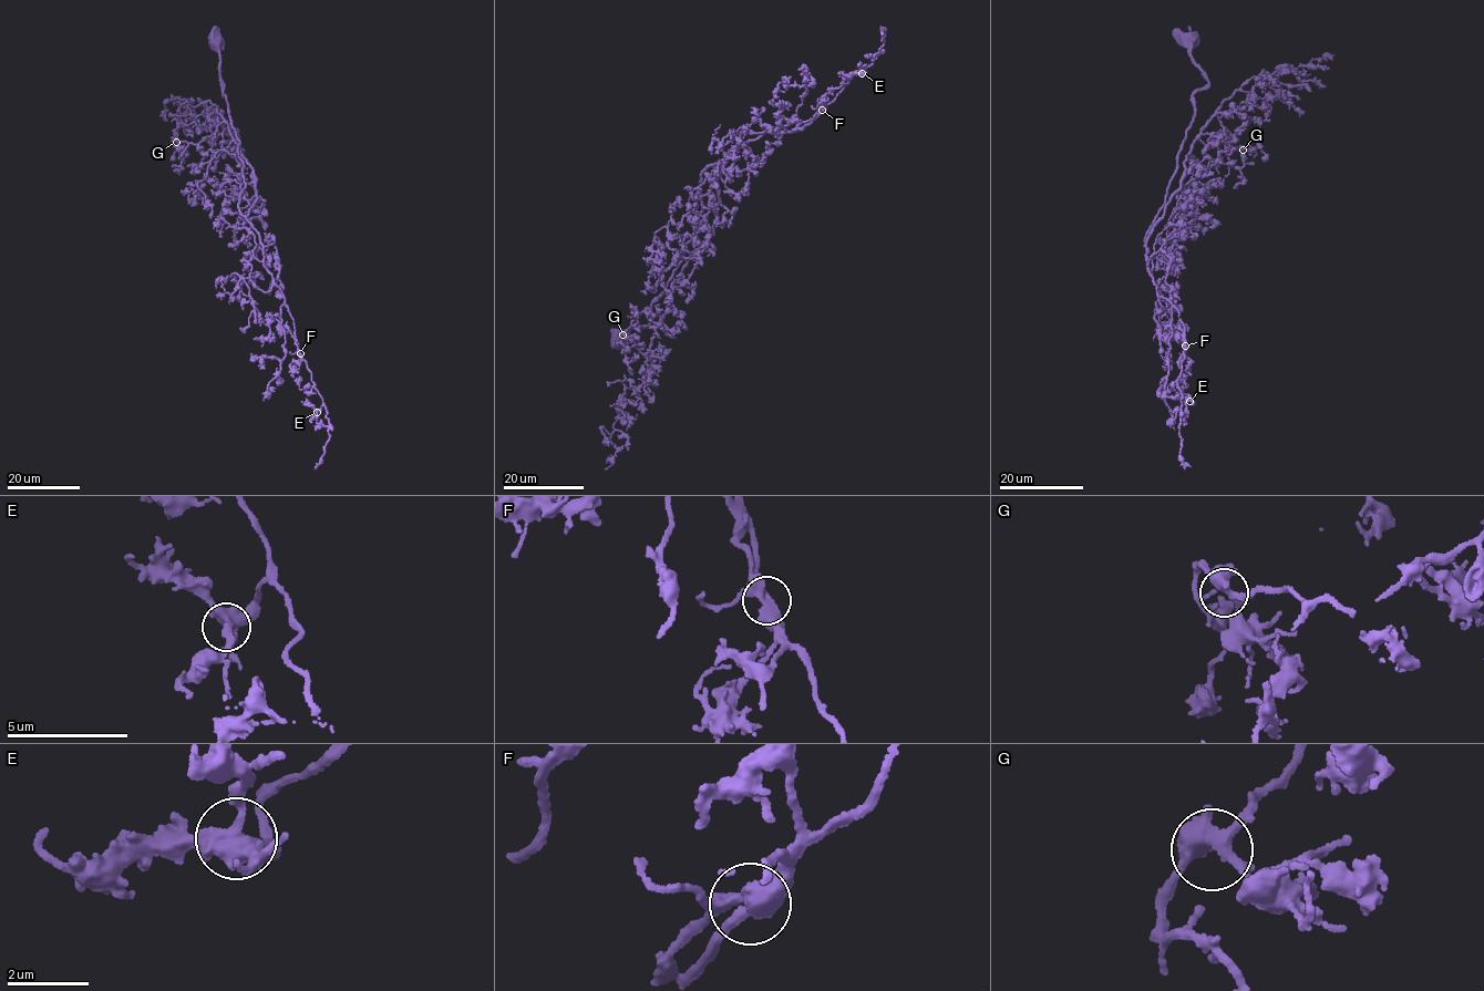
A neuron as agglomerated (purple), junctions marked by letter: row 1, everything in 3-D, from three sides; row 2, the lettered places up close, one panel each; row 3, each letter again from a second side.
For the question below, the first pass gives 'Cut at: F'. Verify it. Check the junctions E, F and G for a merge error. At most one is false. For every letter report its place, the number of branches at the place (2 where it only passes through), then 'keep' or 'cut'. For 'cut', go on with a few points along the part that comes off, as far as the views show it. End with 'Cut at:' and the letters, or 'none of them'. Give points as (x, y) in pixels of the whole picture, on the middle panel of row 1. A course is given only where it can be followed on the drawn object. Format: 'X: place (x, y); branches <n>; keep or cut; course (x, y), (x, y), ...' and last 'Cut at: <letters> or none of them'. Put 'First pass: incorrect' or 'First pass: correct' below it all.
E: place (862, 73); branches 4; keep
F: place (822, 110); branches 4; keep
G: place (622, 334); branches 4; keep
Cut at: none of them
First pass: incorrect

